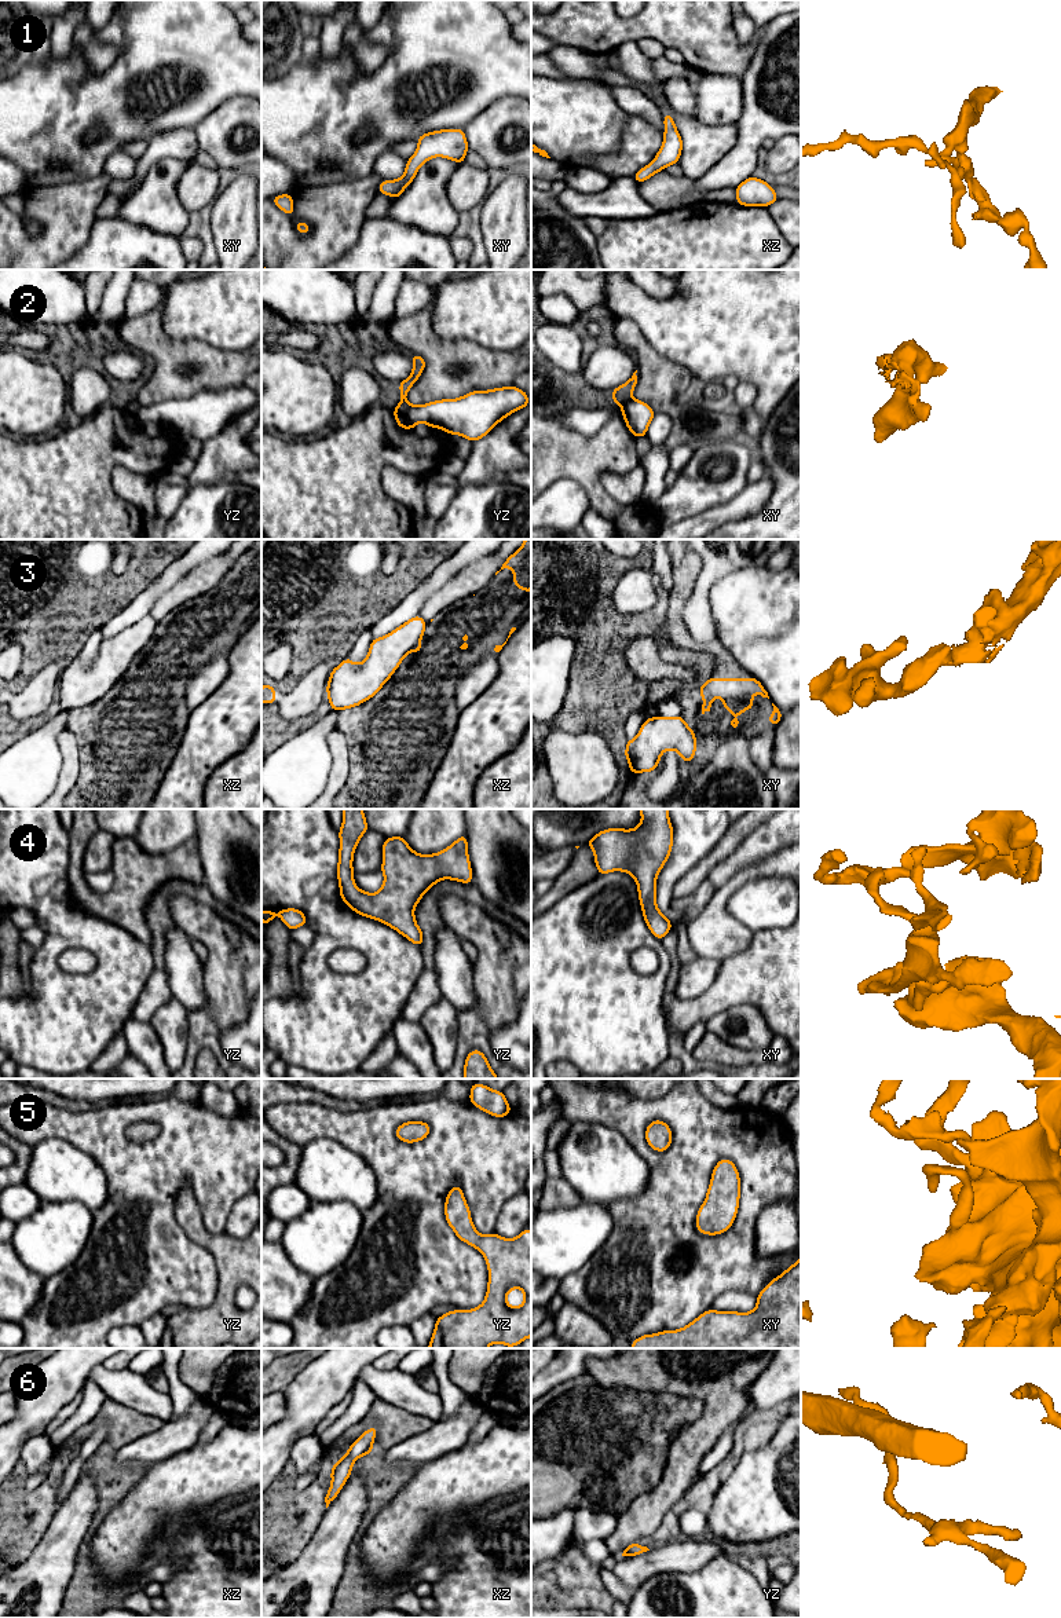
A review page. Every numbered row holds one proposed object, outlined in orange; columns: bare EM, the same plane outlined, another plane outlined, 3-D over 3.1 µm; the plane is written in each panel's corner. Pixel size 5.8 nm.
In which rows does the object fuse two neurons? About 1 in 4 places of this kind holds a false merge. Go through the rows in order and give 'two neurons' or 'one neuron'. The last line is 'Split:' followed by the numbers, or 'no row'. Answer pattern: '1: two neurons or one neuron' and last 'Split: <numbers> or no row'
1: one neuron
2: two neurons
3: two neurons
4: one neuron
5: one neuron
6: one neuron
Split: 2, 3

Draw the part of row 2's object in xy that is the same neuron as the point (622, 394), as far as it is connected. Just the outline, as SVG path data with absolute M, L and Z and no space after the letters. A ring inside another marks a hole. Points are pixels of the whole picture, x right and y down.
M637 370L633 373L633 376L623 384L617 387L612 392L611 392L611 399L618 403L618 404L623 404L628 400L632 399L632 392L636 388L637 384L637 376L636 376Z

